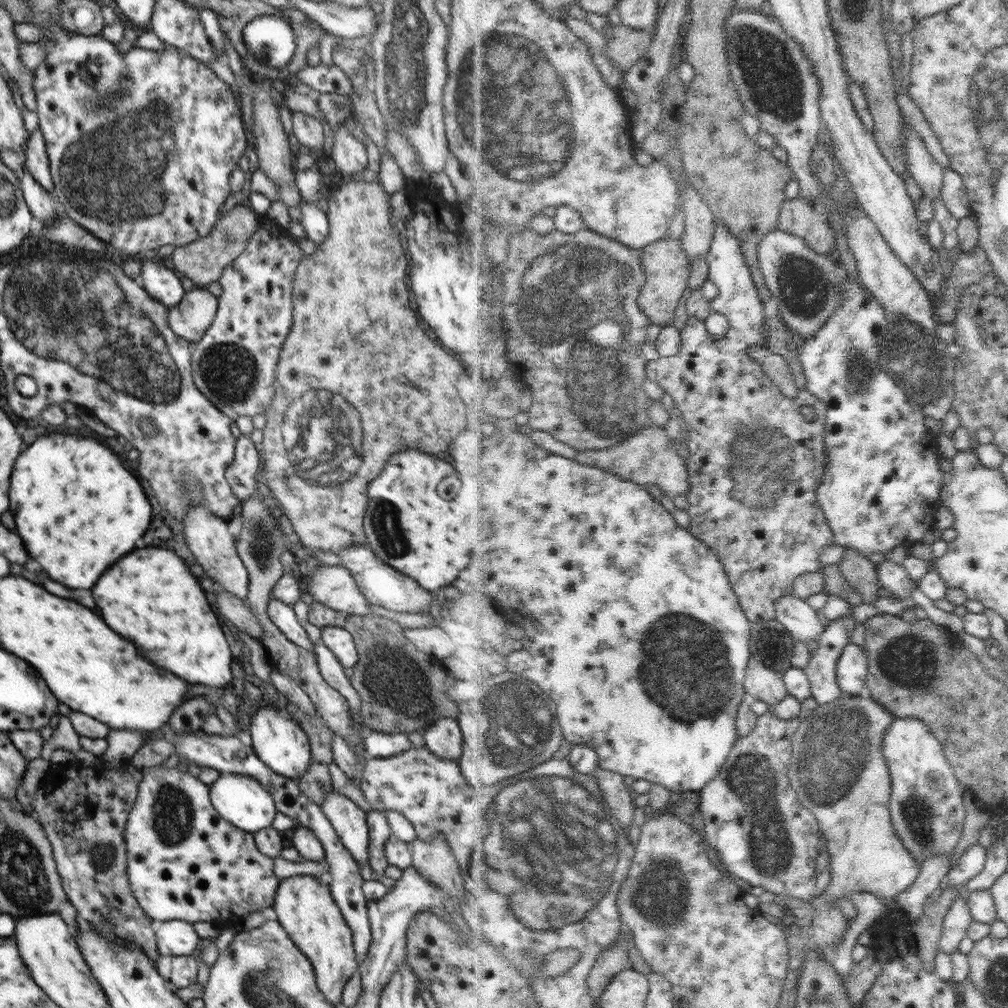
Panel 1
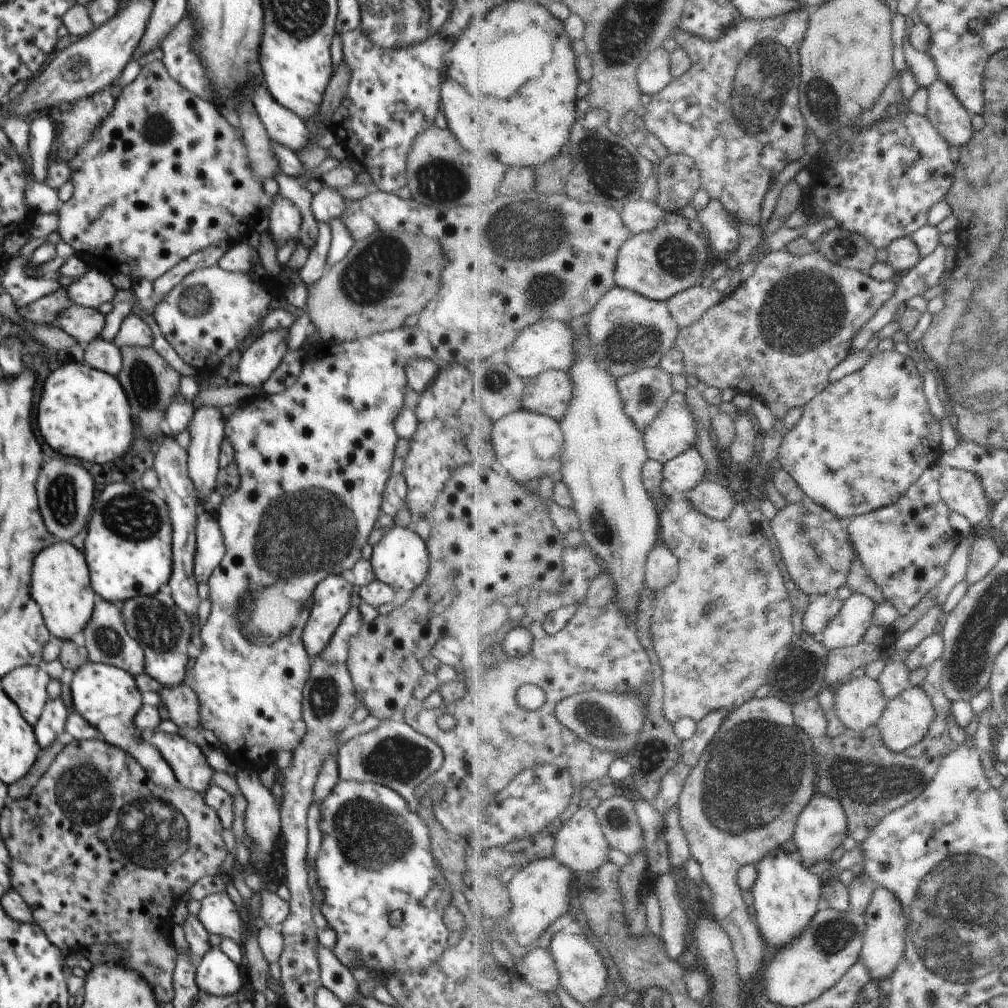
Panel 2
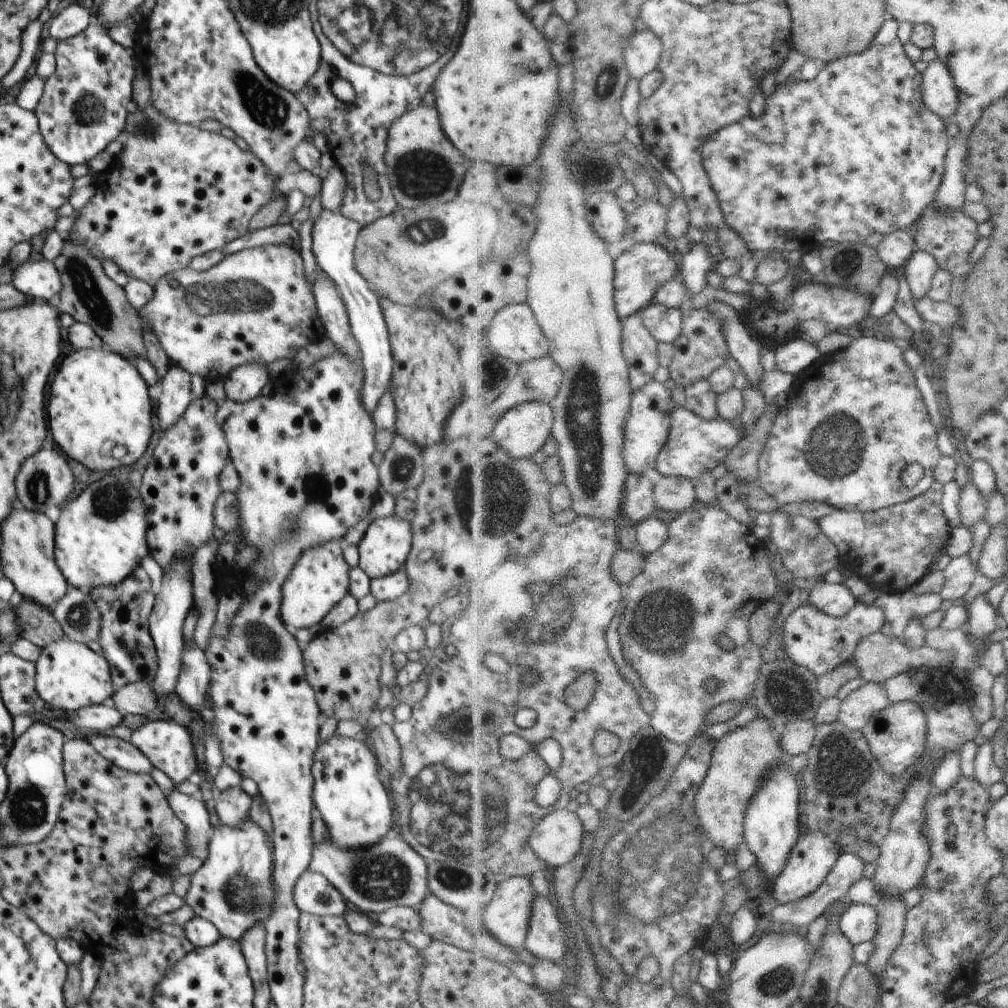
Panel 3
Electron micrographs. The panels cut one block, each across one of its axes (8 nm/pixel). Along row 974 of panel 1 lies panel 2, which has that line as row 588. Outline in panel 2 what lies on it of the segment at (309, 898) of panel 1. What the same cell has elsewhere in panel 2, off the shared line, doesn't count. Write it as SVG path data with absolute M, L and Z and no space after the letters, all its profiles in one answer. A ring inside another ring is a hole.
M330 575L316 585L313 595L312 610L302 640L310 658L316 660L350 610L353 585L341 575Z

